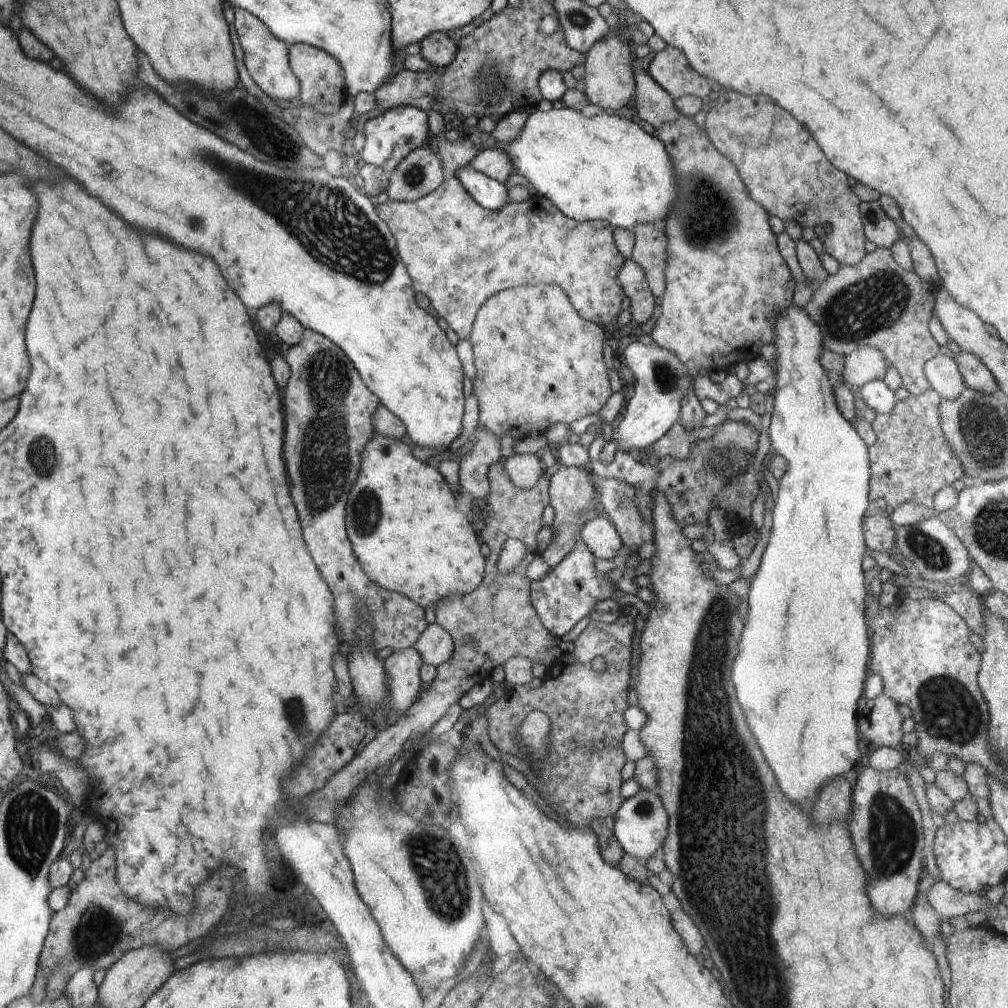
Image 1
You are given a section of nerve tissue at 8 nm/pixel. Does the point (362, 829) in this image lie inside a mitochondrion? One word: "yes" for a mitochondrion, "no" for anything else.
no

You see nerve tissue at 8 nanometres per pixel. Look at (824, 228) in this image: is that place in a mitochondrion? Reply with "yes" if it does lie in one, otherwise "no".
no

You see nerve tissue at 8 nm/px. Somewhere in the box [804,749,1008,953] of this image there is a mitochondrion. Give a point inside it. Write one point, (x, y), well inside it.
(893, 831)

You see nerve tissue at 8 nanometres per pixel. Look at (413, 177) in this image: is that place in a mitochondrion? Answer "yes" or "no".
yes

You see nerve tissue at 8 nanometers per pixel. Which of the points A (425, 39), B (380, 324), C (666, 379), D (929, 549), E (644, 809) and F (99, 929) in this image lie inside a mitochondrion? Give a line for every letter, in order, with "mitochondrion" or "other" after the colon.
A: other
B: other
C: mitochondrion
D: mitochondrion
E: mitochondrion
F: mitochondrion

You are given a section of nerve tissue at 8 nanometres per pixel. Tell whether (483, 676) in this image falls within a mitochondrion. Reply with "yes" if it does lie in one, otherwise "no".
no

